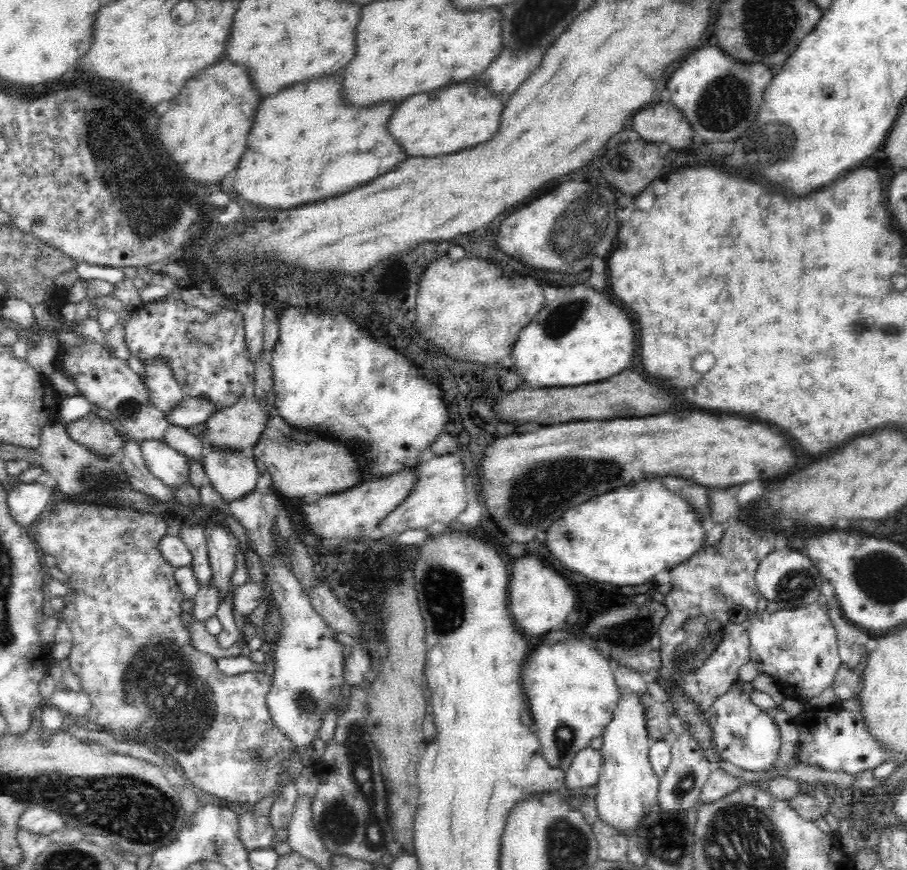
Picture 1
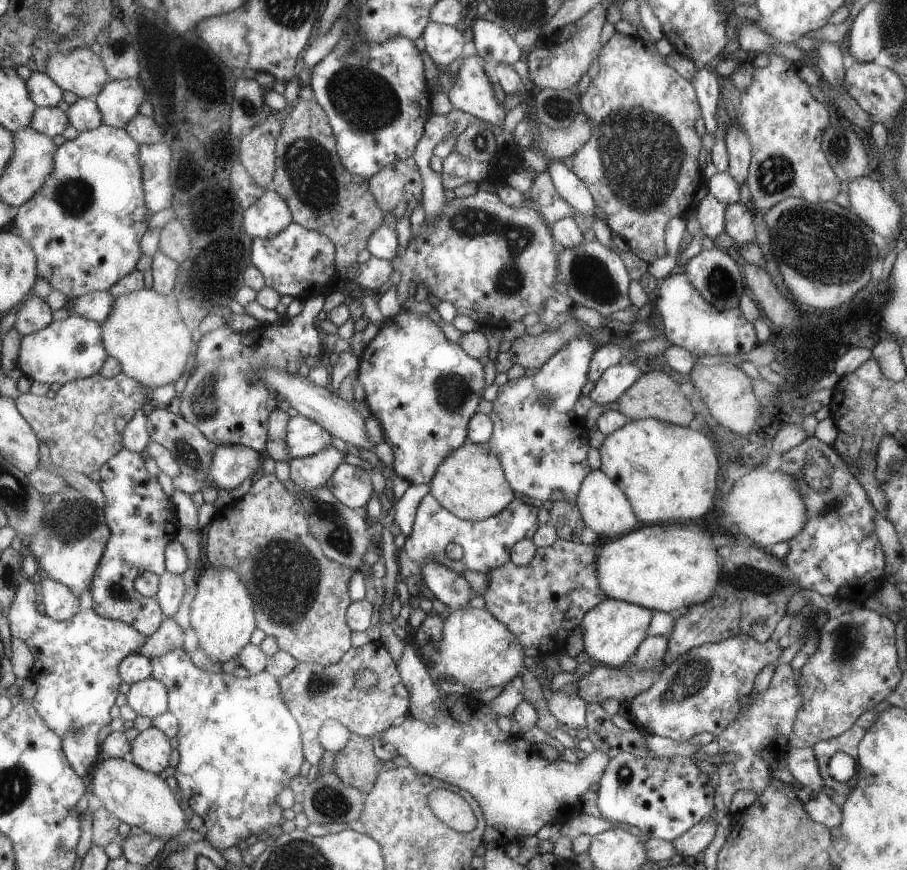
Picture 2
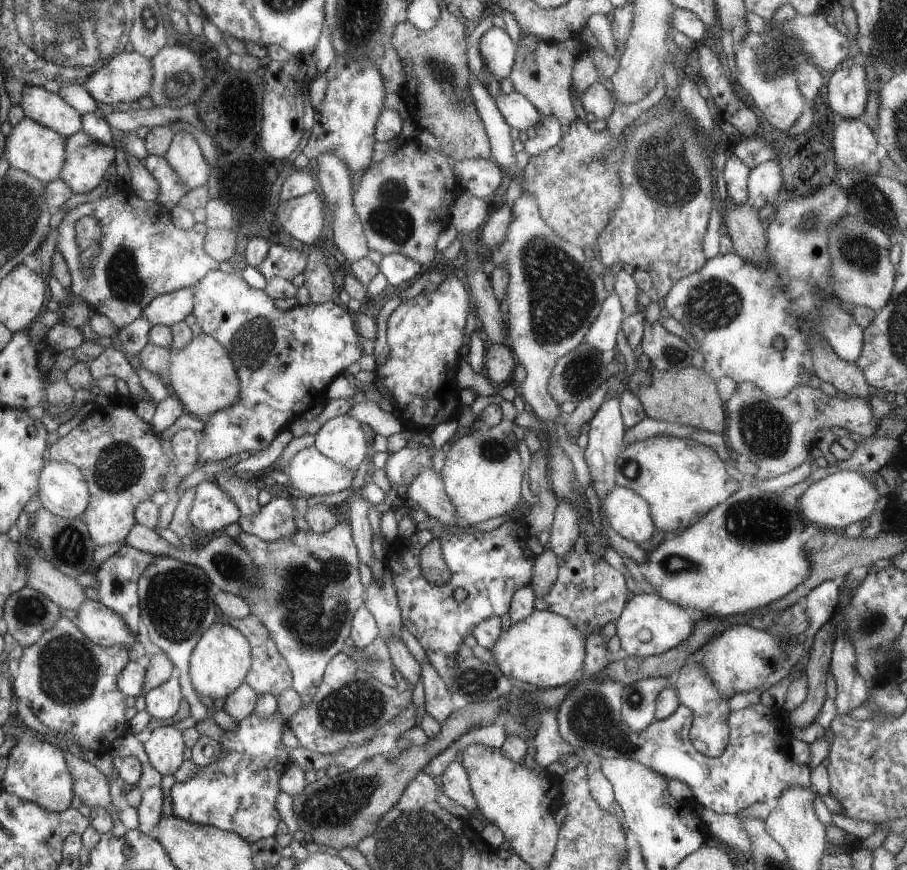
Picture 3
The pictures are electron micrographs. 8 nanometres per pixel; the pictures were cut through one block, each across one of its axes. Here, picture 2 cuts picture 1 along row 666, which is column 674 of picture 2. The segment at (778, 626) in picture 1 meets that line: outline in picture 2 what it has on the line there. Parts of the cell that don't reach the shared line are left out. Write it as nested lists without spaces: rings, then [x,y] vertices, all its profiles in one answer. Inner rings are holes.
[[[625,751],[617,753],[610,757],[602,777],[598,780],[596,806],[601,814],[600,818],[625,822],[634,827],[641,837],[649,836],[649,839],[670,842],[714,810],[714,787],[707,774],[700,770],[698,762],[697,759],[680,755],[638,757]]]

